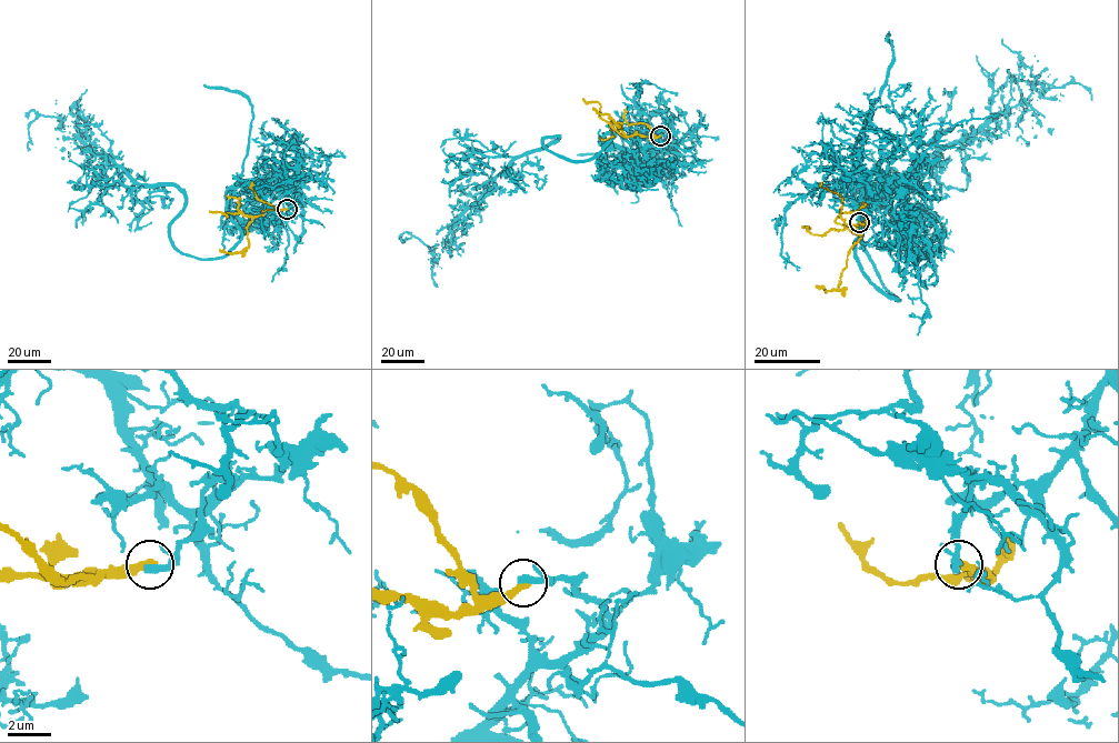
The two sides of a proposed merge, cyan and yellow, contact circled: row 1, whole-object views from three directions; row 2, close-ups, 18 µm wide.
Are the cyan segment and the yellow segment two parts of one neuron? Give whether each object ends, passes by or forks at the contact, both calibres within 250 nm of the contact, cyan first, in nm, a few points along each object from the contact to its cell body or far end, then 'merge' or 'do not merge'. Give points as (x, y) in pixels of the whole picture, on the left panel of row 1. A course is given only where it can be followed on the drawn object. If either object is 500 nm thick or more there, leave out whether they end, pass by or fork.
cyan ends there; yellow ends there; 340 nm thick on the cyan side, 360 nm on the other; cyan runs (287, 209), (232, 188), (241, 239), (197, 259), (170, 236), (172, 184), (58, 117), (28, 150); yellow runs (287, 209), (266, 210), (255, 217), (247, 227), (248, 244), (241, 252), (219, 250); do not merge

